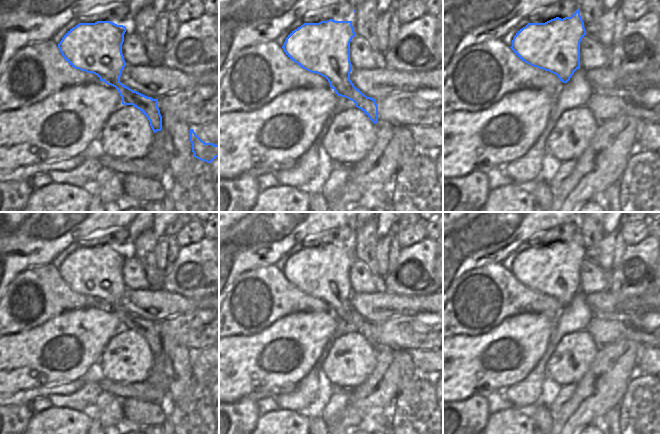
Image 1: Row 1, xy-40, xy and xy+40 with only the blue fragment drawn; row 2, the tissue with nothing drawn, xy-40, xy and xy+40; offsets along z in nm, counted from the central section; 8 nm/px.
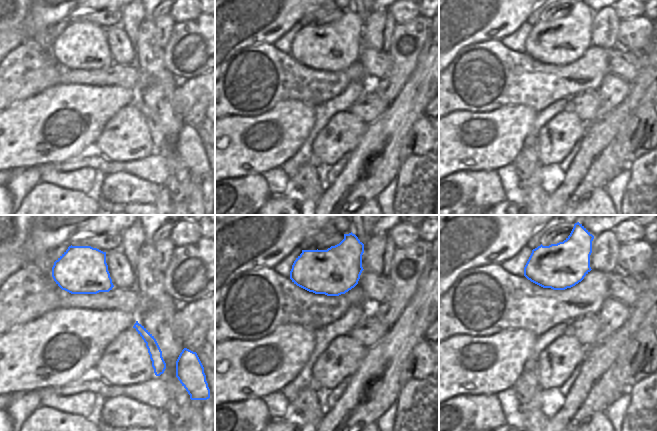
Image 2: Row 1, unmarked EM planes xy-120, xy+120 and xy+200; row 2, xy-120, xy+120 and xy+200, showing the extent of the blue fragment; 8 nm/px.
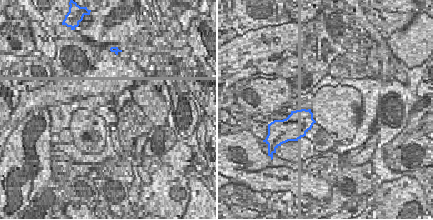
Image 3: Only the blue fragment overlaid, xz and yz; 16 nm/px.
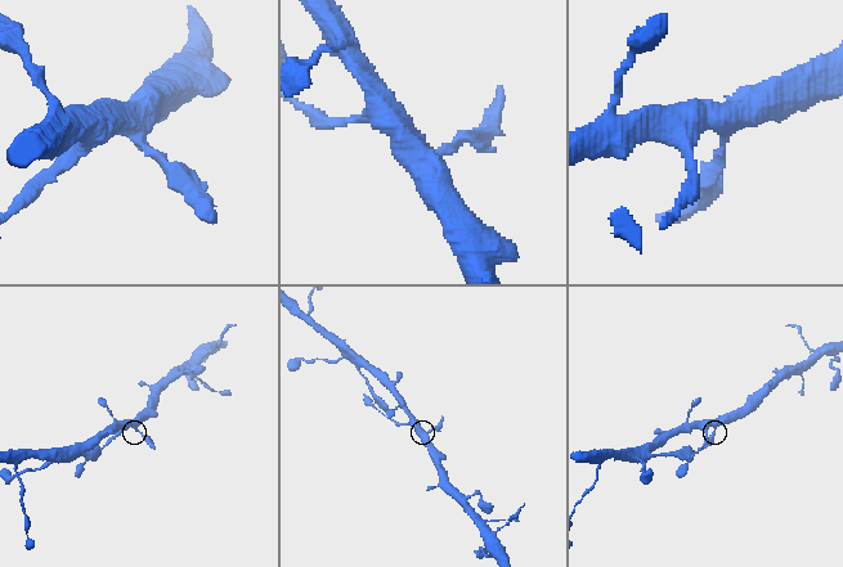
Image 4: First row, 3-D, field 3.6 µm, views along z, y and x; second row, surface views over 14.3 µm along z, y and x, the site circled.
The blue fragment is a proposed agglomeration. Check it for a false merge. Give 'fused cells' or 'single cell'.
single cell

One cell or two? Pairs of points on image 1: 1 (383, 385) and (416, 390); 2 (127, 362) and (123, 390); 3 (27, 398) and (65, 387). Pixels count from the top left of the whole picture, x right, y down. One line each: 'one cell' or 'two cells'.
1: two cells
2: two cells
3: one cell

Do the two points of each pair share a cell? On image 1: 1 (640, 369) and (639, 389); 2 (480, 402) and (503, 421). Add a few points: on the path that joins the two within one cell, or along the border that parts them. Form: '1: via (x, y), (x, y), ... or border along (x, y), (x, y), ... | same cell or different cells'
1: border along (649, 374), (641, 374), (632, 379) | different cells
2: border along (490, 413), (485, 423) | different cells

